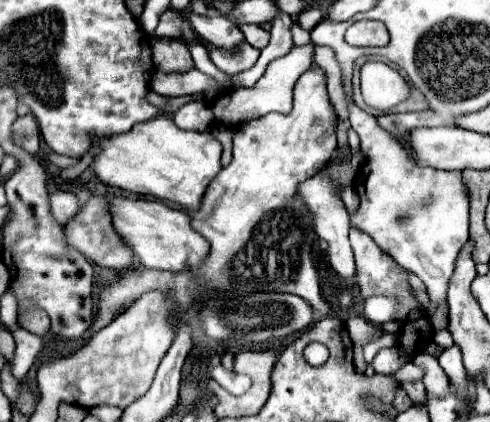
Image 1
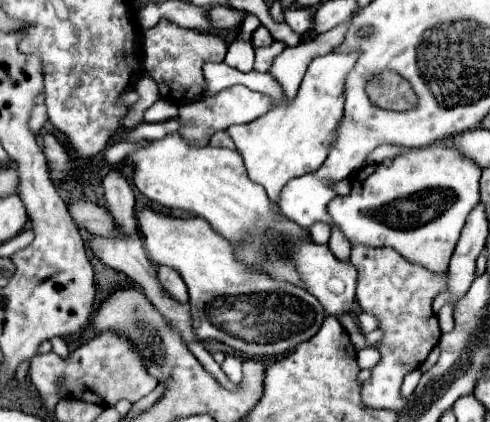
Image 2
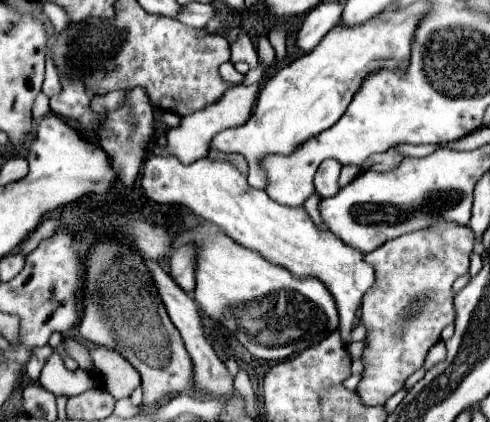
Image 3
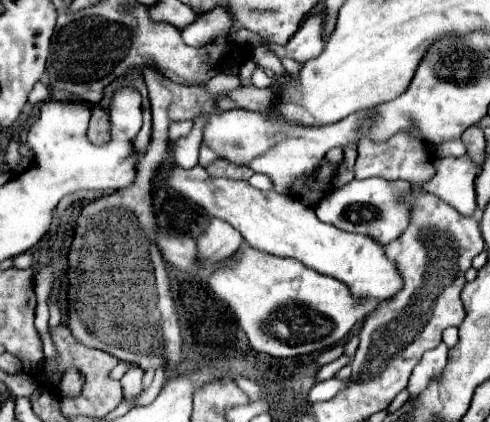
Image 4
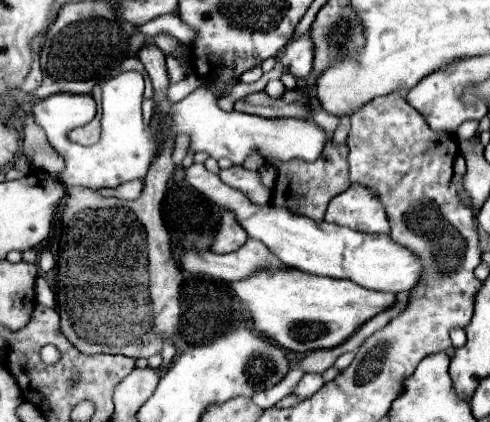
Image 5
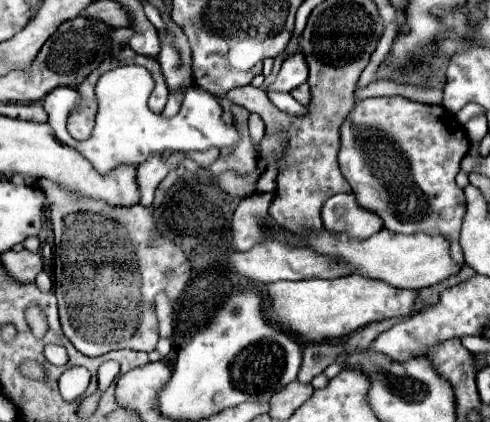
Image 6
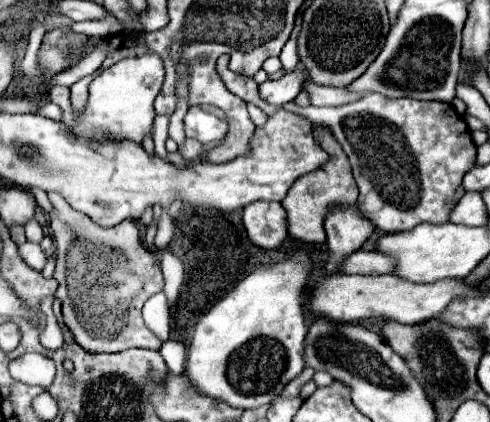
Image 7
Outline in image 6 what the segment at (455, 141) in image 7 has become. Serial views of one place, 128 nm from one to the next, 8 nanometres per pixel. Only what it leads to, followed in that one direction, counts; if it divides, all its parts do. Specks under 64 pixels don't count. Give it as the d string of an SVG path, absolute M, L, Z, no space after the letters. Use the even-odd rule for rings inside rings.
M268 92L268 98L272 100L272 104L276 104L284 112L290 112L290 114L306 114L306 108L302 104L298 104L288 92ZM402 96L366 98L356 104L352 114L340 128L340 170L352 186L356 200L370 212L376 212L384 220L384 228L400 234L424 232L430 236L444 236L450 240L450 256L458 266L464 266L460 248L460 228L466 214L464 192L456 186L456 174L460 160L470 148L466 130L458 124L456 116L442 106L426 106Z

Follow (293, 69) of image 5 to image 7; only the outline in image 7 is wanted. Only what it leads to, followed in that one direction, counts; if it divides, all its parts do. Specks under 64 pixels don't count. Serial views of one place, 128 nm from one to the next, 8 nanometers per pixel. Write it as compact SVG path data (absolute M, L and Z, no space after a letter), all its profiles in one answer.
M298 66L296 70L292 72L286 72L280 80L276 82L264 82L260 84L260 96L274 104L274 106L282 106L284 102L290 102L298 96L298 92L302 90L302 82L304 82L304 76L306 76L306 70L302 66Z

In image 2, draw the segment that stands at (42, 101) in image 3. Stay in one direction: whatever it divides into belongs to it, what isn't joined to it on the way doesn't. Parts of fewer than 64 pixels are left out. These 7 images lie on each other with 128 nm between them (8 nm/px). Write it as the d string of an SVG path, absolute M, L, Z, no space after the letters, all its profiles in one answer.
M44 104L34 106L32 116L30 116L30 128L32 128L32 132L34 132L34 134L40 134L44 122L46 122L46 108L44 108Z

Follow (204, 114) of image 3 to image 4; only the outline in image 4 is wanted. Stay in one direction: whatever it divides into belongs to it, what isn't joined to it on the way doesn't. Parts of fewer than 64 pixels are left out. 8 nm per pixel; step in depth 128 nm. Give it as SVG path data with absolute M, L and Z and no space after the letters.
M198 116L192 122L194 122L194 126L188 136L182 136L182 138L170 142L170 154L172 154L174 162L182 168L192 168L198 164L198 150L200 150L202 138L204 138L204 126L208 124L206 116Z

